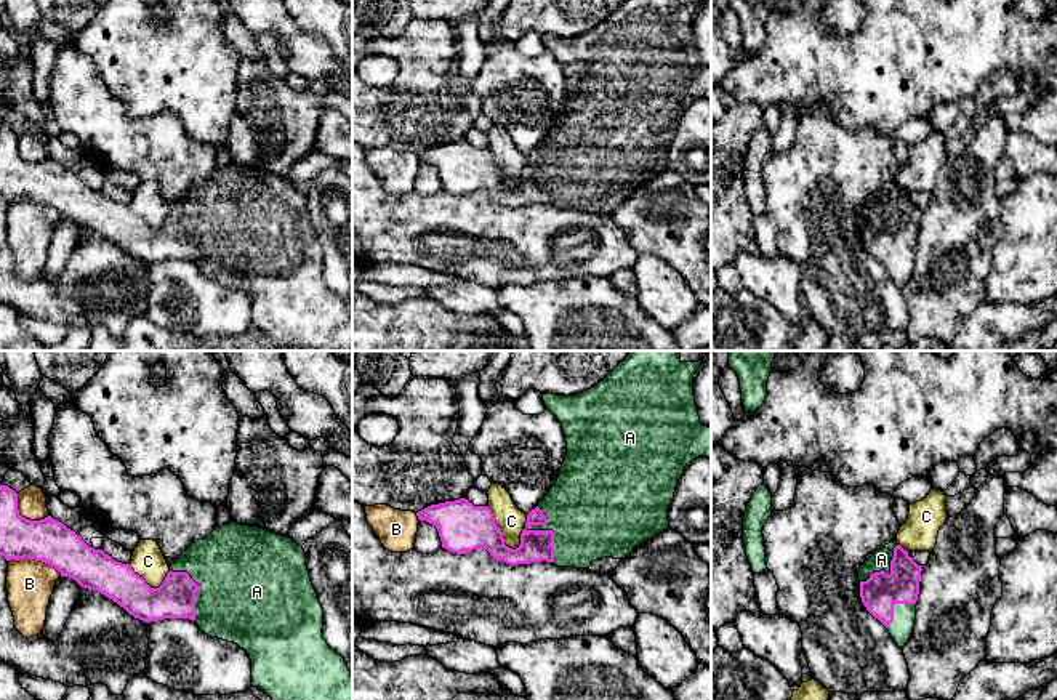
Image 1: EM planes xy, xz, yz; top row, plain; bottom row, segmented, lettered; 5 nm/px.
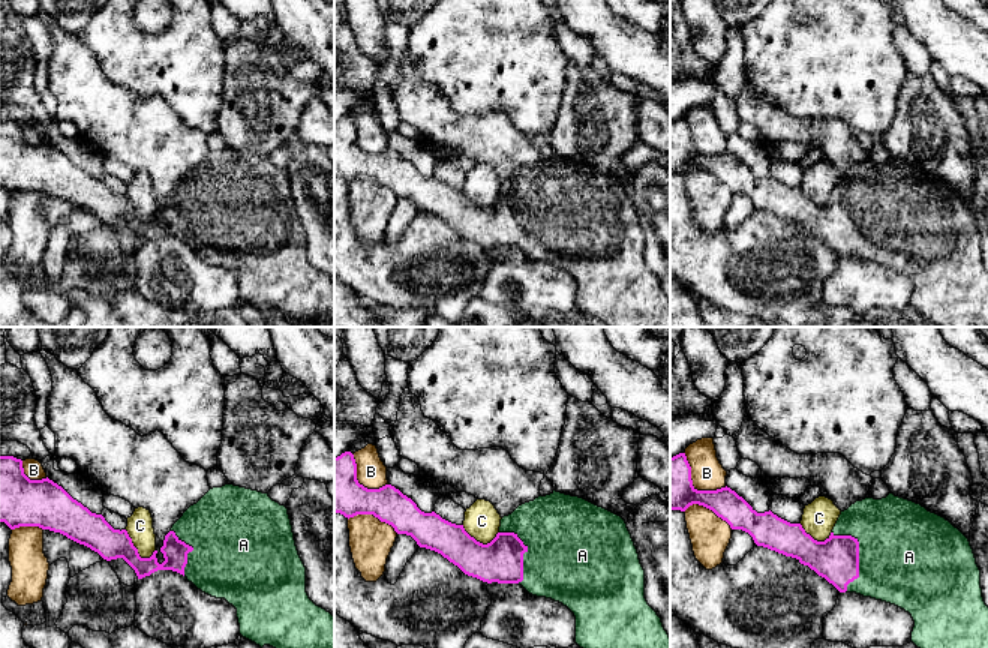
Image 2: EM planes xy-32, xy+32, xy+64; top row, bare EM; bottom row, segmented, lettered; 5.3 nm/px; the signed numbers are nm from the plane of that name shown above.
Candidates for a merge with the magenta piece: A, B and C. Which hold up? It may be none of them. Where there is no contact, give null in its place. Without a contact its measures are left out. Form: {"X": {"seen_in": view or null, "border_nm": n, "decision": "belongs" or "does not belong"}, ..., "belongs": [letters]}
{"A": {"seen_in": "xz", "border_nm": 300, "decision": "belongs"}, "B": {"seen_in": "xy", "border_nm": 280, "decision": "does not belong"}, "C": {"seen_in": "xz", "border_nm": 260, "decision": "does not belong"}, "belongs": ["A"]}

